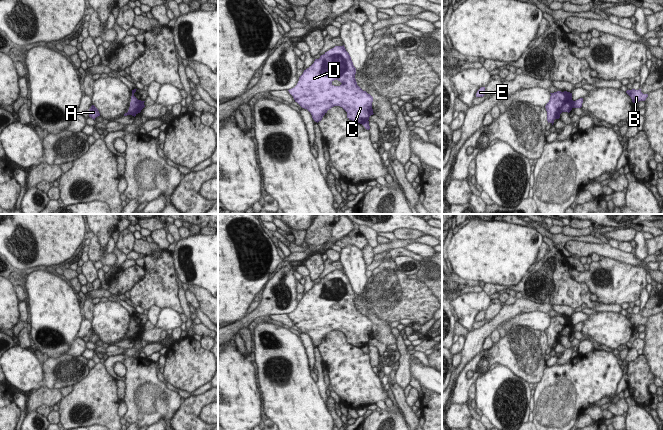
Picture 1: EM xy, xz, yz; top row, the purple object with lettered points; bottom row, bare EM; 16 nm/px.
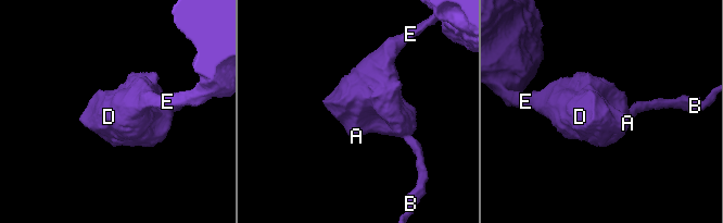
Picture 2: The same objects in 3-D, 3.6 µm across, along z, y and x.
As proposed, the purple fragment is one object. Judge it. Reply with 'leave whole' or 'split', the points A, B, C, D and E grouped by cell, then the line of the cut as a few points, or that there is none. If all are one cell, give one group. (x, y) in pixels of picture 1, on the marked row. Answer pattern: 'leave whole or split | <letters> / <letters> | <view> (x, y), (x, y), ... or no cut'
split | A C D E / B | yz (573, 101), (574, 107)

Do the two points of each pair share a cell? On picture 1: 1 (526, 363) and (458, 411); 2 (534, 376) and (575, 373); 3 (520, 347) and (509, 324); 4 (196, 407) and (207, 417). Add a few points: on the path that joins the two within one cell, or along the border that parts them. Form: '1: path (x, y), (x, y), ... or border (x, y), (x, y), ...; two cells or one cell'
1: border (452, 403), (466, 404); two cells
2: border (546, 366), (541, 379), (537, 383); two cells
3: border (516, 327), (529, 327), (532, 329); two cells
4: border (207, 404), (200, 414), (200, 419); two cells

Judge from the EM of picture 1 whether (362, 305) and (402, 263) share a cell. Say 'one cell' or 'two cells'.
two cells

